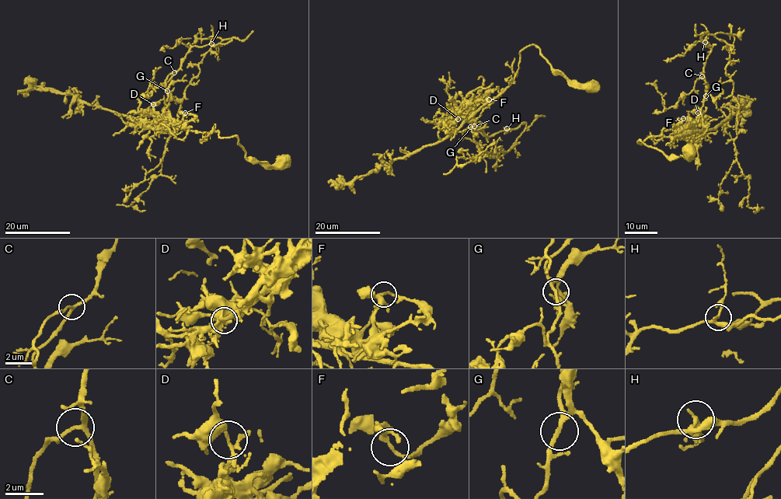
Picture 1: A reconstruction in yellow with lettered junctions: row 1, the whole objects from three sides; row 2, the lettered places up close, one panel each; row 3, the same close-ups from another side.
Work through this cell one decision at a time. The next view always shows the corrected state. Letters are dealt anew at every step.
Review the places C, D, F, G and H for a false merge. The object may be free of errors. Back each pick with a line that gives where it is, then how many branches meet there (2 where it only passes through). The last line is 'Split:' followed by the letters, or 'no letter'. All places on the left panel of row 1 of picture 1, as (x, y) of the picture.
D: (153, 104) | 3
Split: D

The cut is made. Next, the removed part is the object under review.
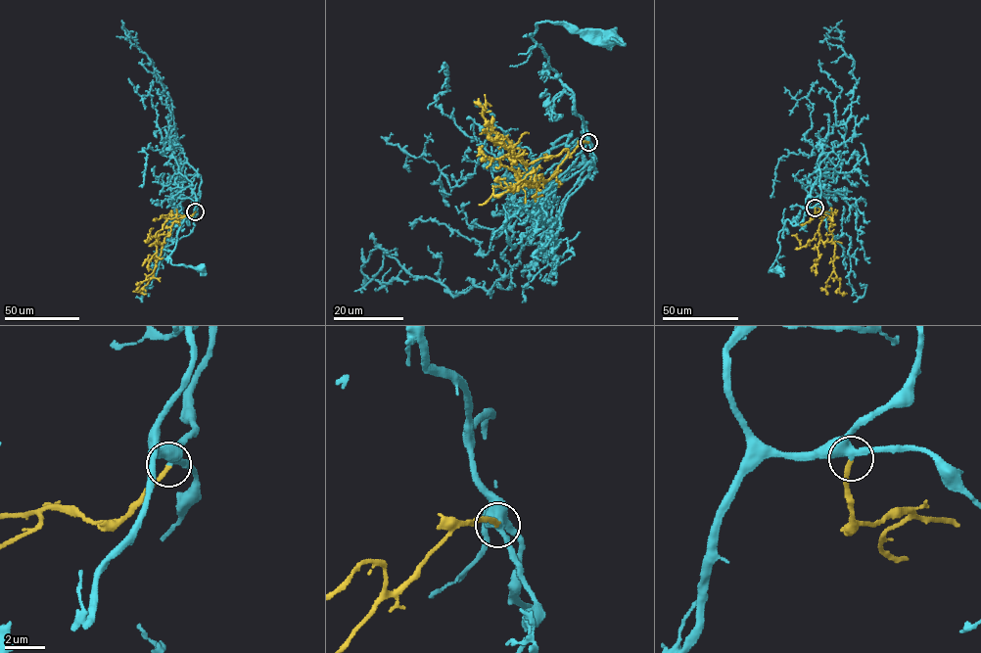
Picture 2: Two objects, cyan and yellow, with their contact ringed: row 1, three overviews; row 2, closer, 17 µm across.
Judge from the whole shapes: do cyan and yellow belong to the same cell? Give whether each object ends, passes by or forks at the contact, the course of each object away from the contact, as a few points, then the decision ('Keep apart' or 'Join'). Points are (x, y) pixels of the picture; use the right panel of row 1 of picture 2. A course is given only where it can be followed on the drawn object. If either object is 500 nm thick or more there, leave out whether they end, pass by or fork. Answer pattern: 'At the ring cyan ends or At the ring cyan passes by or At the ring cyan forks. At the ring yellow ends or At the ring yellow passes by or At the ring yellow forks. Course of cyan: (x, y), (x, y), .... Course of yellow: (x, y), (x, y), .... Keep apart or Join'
At the ring cyan passes by. At the ring yellow ends. Course of cyan: (815, 208), (809, 208), (800, 223), (793, 225), (787, 219), (778, 233), (780, 250), (769, 272), (780, 269). Course of yellow: (815, 208), (816, 212), (823, 212), (830, 219), (828, 230), (835, 245), (834, 271), (842, 295). Join

